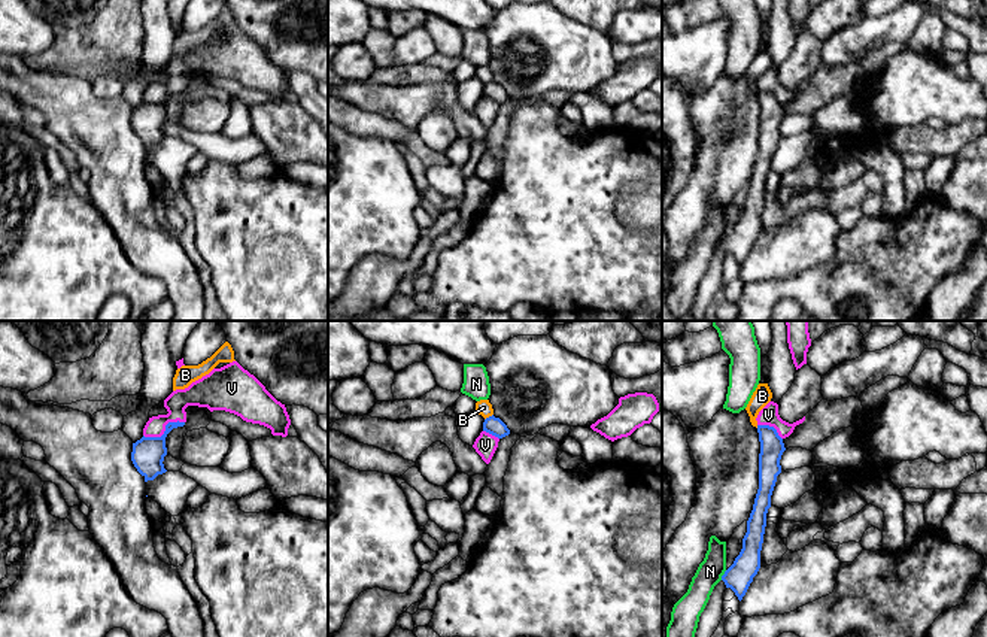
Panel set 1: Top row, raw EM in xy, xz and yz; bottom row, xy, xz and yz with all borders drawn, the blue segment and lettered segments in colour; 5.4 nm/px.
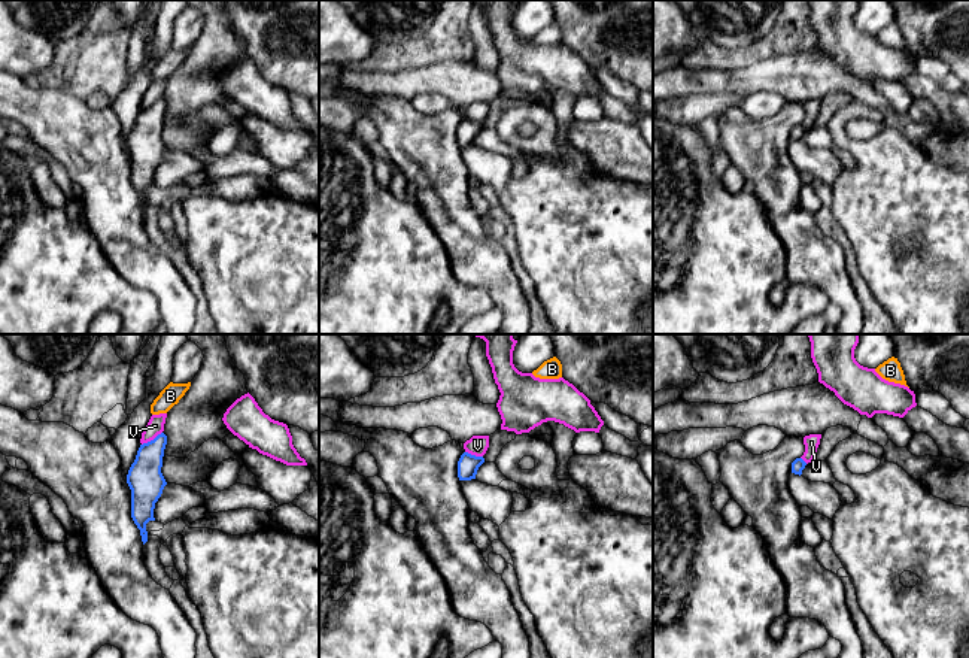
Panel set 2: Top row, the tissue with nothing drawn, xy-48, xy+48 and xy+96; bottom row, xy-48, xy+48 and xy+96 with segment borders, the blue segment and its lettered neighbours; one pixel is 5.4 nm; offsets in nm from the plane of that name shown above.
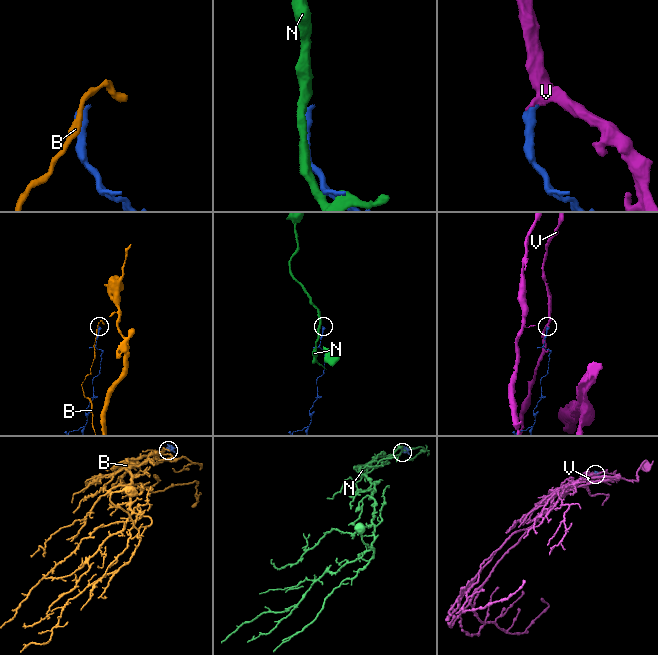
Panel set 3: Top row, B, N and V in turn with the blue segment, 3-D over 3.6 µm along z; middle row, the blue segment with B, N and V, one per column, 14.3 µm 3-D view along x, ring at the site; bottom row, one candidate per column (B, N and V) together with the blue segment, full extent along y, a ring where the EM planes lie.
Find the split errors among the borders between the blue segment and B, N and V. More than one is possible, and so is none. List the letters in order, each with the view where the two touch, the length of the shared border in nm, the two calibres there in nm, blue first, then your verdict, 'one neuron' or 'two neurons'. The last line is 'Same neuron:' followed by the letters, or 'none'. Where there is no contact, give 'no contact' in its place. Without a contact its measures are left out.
B: contact in xz; length 60 nm; calibres 100 and 90 nm; two neurons
N: contact in yz; length 70 nm; calibres 150 and 140 nm; two neurons
V: contact in xy; length 240 nm; calibres 180 and 120 nm; two neurons
Same neuron: none

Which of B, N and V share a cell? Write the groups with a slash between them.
B / N / V

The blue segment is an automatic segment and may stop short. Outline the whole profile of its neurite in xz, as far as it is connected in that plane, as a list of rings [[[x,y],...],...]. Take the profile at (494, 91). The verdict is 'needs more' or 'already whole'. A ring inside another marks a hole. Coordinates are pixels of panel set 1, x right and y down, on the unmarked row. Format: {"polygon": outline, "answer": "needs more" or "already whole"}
{"polygon": [[[494,81],[485,85],[483,97],[498,104],[502,104],[510,100],[510,95],[507,94],[507,91],[499,84],[495,84]]], "answer": "already whole"}

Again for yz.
{"polygon": [[[757,91],[760,119],[759,119],[759,155],[753,176],[747,186],[747,198],[742,204],[742,215],[734,230],[725,237],[722,246],[731,254],[741,267],[753,243],[760,234],[760,216],[766,192],[766,179],[771,173],[771,161],[781,139],[780,125],[786,116],[783,104],[769,91]]], "answer": "already whole"}

